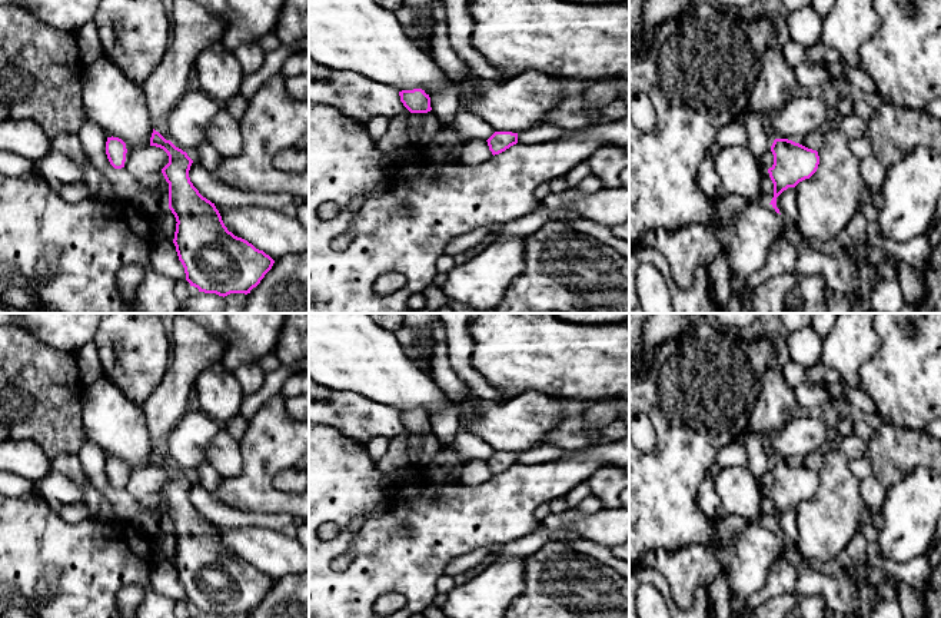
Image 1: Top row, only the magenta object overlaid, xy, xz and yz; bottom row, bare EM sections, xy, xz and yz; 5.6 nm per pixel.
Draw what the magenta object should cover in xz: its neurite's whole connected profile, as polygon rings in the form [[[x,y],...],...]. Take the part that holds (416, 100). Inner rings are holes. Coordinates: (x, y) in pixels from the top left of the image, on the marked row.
[[[422,89],[399,92],[400,102],[410,113],[428,113],[432,110],[430,97]]]

